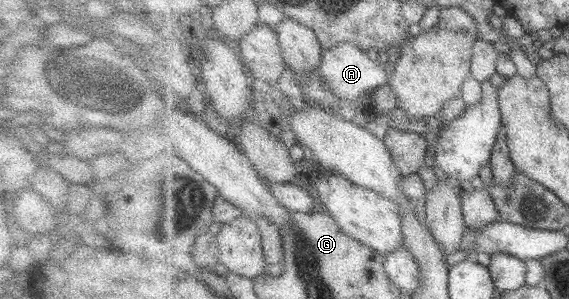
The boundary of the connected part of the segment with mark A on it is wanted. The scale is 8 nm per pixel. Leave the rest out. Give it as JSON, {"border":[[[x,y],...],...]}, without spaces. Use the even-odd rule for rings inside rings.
{"border":[[[342,43],[329,49],[324,49],[322,64],[317,73],[322,76],[326,86],[338,97],[355,99],[374,94],[388,81],[388,72],[384,65],[375,60],[373,54],[368,54],[352,43]]]}

